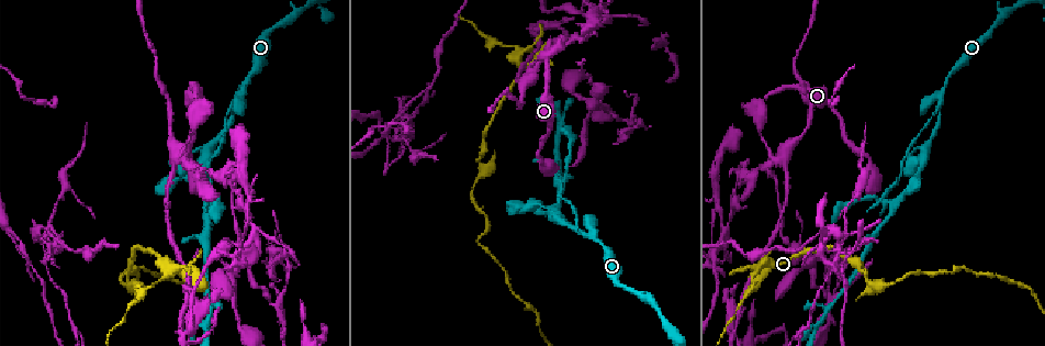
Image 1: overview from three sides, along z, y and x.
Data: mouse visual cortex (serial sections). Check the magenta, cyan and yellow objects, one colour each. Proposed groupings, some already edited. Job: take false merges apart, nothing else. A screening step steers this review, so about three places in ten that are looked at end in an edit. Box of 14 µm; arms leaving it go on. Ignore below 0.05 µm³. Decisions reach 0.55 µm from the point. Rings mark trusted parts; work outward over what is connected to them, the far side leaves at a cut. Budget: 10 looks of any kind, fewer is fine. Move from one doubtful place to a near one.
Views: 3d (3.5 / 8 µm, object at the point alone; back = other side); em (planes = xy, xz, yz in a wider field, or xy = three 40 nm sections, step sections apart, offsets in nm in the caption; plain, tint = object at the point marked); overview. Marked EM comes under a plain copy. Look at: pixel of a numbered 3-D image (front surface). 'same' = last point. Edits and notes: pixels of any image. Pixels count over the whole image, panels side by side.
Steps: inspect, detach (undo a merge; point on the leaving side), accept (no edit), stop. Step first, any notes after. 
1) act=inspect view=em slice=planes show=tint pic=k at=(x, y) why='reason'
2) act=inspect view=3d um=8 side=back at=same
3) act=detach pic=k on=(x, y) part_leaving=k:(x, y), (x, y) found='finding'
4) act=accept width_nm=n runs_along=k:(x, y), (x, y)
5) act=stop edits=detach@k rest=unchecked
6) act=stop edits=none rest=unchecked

act=inspect view=3d um=3.5 pic=1 at=(159, 279)

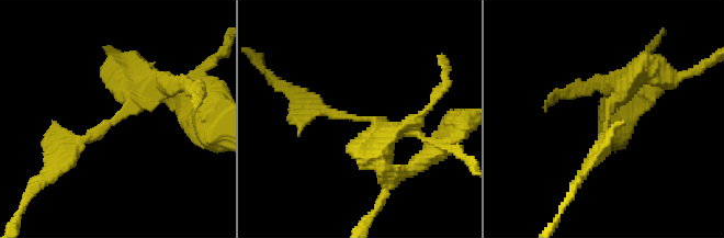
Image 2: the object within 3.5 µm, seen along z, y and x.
act=inspect view=em slice=xy step=3 show=tint pic=2 at=(114, 118) arm_widths_nm=150,350

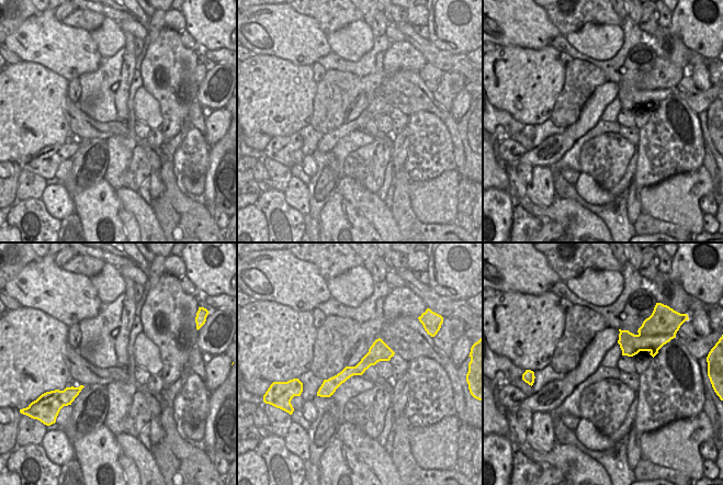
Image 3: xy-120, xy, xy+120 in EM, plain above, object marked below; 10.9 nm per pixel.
act=detach pic=2 on=(101, 129) part_leaving=2:(131, 99), (53, 166) found='two cells meet here'

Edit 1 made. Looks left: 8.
act=inspect view=overview

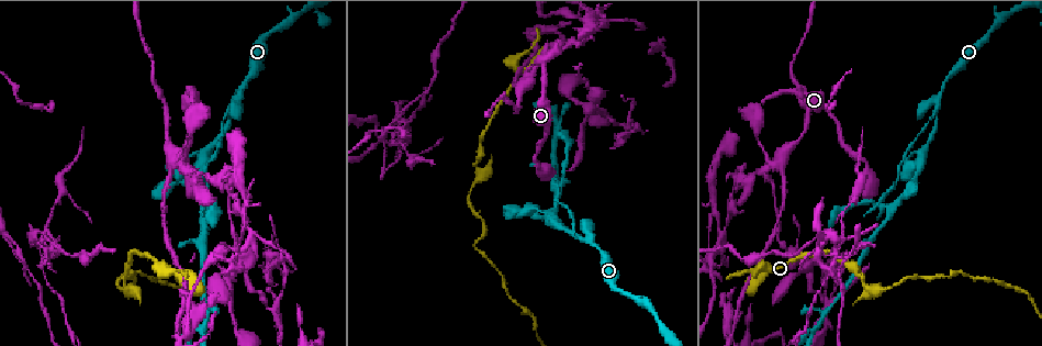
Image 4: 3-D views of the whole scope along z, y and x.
act=inspect view=3d um=3.5 pic=4 at=(871, 287) why='branch point'

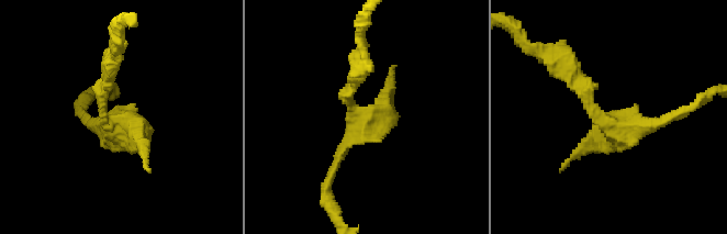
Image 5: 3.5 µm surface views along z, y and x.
act=inspect view=em slice=xy step=1 show=tint pic=5 at=(614, 127)

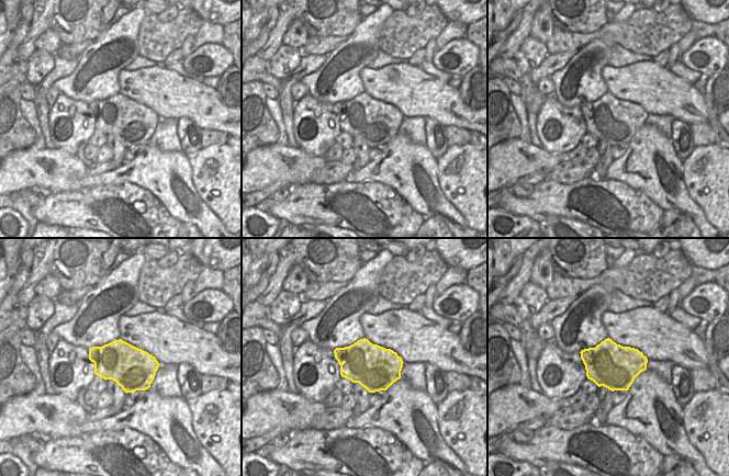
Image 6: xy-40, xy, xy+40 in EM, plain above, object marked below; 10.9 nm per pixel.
act=accept runs_along=5:(568, 78), (611, 125), (674, 115) found='all the same cell'

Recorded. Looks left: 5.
act=inspect view=3d um=8 pic=4 at=(948, 277) why='sharp bend'

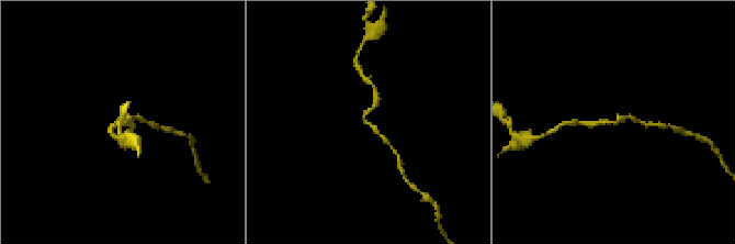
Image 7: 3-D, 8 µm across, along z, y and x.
act=inspect view=em slice=xy step=1 show=tint pic=7 at=(363, 121) arm_widths_nm=150,200 why='now the EM'

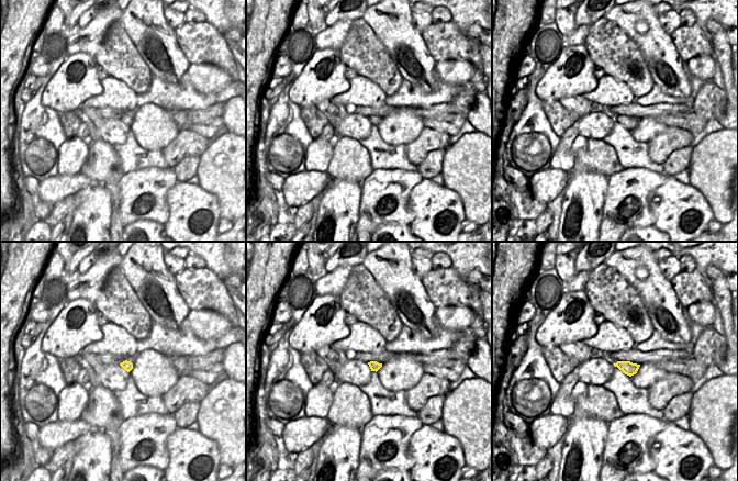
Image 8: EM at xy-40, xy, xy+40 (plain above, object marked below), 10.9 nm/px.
act=accept runs_along=7:(376, 92), (364, 121), (386, 142) found='continuous, no second cell'

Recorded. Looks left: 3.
act=inspect view=3d um=3.5 pic=4 at=(581, 239) why='side arm on a straight run'

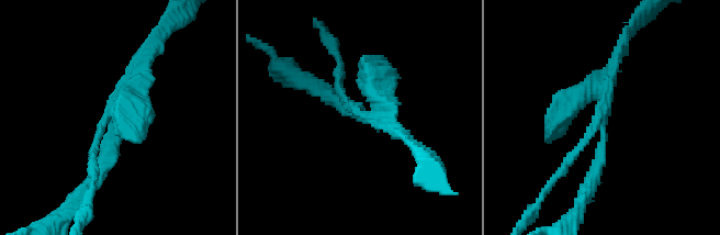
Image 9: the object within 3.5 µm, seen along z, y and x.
act=inspect view=em slice=planes show=tint pic=9 at=(602, 133)

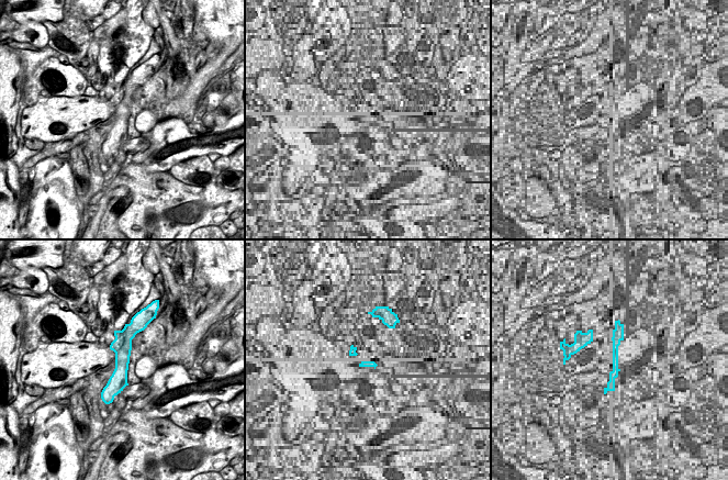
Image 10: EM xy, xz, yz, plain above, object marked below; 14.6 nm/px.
act=detach pic=9 on=(560, 172) arm_widths_nm=150,200,250 part_leaving=9:(582, 144), (548, 185), (526, 222) found='a second cell is stuck on'

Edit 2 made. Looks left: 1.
act=stop edits=detach@2,detach@9 rest=unchecked

